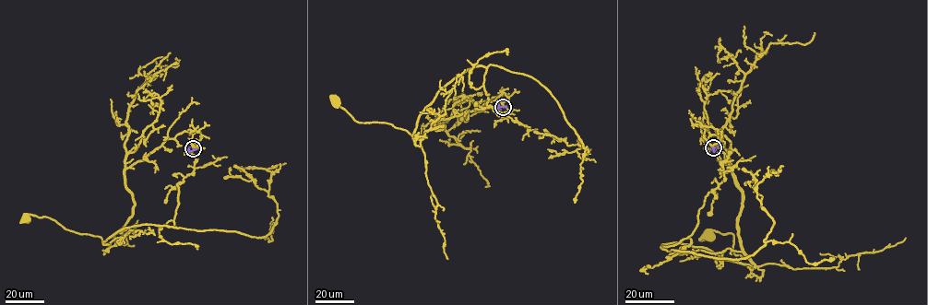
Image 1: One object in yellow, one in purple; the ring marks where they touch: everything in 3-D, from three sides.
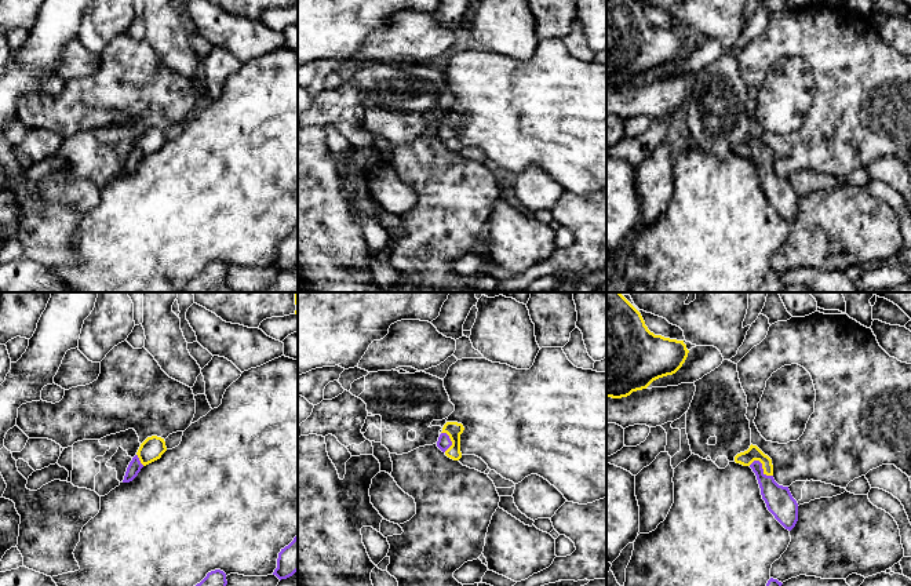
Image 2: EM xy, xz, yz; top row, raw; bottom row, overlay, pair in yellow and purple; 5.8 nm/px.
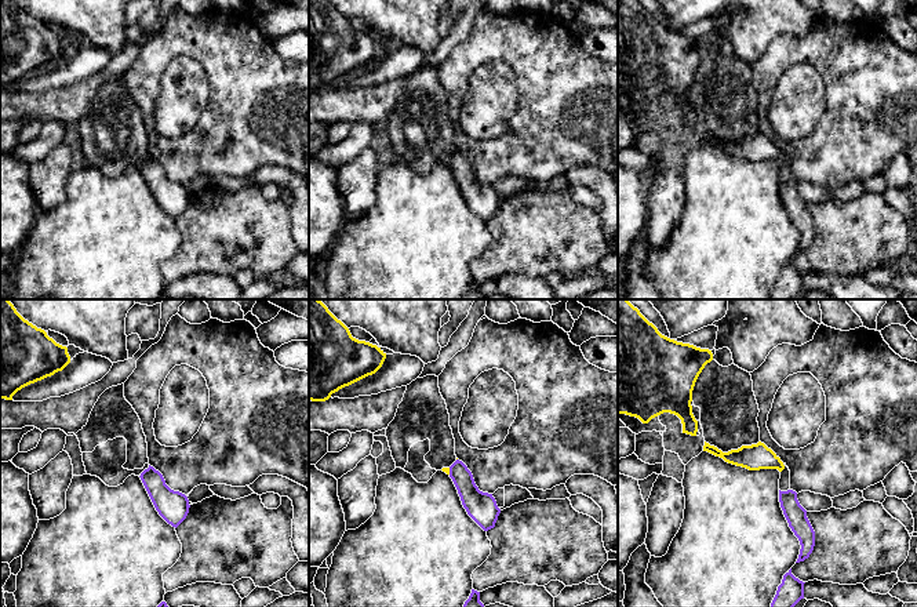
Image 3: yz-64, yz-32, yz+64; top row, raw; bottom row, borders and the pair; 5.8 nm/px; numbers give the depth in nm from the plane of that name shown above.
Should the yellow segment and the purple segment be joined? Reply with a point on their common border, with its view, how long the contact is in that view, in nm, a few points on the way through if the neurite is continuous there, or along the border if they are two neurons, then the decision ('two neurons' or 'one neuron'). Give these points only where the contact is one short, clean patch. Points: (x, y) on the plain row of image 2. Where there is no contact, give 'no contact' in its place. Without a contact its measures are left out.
contact yz (762, 157); length 160 nm; way yz (746, 149), (755, 149), (762, 157), (766, 175), (779, 192); one neuron

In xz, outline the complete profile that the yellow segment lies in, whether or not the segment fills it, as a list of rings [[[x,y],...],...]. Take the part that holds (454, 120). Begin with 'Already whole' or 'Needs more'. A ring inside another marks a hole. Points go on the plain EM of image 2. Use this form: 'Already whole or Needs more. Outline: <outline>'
Needs more. Outline: [[[447,113],[437,132],[437,138],[453,152],[459,152],[462,149],[460,125],[463,121],[464,119],[462,114]]]

